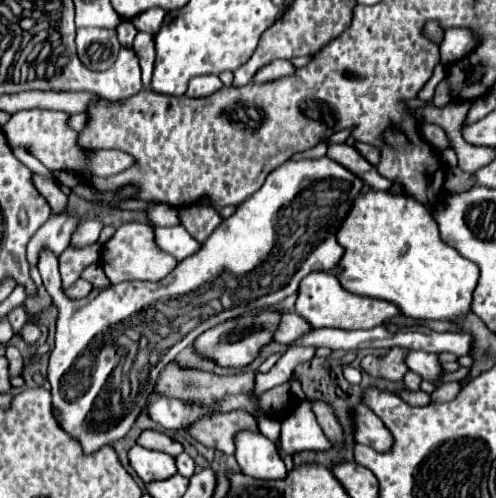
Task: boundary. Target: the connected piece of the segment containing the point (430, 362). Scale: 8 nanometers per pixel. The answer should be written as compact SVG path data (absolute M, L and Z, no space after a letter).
M409 350L405 356L405 364L409 370L421 374L429 382L437 382L437 376L443 372L437 356L429 352L421 352L421 350Z

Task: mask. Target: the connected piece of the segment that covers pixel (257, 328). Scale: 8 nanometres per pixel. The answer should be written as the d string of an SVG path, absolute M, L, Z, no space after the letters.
M261 310L257 314L247 314L241 318L233 318L227 320L215 328L205 330L195 342L193 342L193 350L201 356L201 358L209 358L213 360L217 366L221 368L243 368L249 366L265 346L269 346L273 342L273 336L279 328L283 312L279 310Z

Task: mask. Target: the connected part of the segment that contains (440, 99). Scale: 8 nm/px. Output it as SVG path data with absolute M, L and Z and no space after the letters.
M441 80L441 82L439 82L439 86L435 88L433 104L443 108L443 106L447 106L451 100L453 100L453 96L451 96L451 92L449 92L449 82L447 82L447 80Z

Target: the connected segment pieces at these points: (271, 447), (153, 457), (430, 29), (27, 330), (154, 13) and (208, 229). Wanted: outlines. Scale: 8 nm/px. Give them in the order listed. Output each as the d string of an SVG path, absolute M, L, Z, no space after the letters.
M241 430L235 434L235 460L243 474L261 480L279 480L287 476L275 444L261 432Z
M135 444L129 454L129 466L135 470L135 474L143 482L153 482L153 480L165 480L177 472L175 460L169 454L161 454L157 450L145 450L143 446Z
M427 22L425 24L425 36L429 38L429 40L433 40L435 44L441 44L443 42L443 28L441 28L441 24L437 24L437 22Z
M27 322L27 324L19 330L19 336L21 336L27 344L35 344L35 342L39 340L39 336L41 336L41 330L39 330L39 326L37 326L37 324Z
M149 8L149 12L143 12L141 16L135 16L131 22L135 24L137 30L143 30L143 32L149 32L149 34L157 34L161 22L163 22L163 16L165 14L159 14L159 8Z
M195 204L179 208L179 222L197 242L205 242L207 236L211 236L211 232L221 224L221 216L211 206Z

